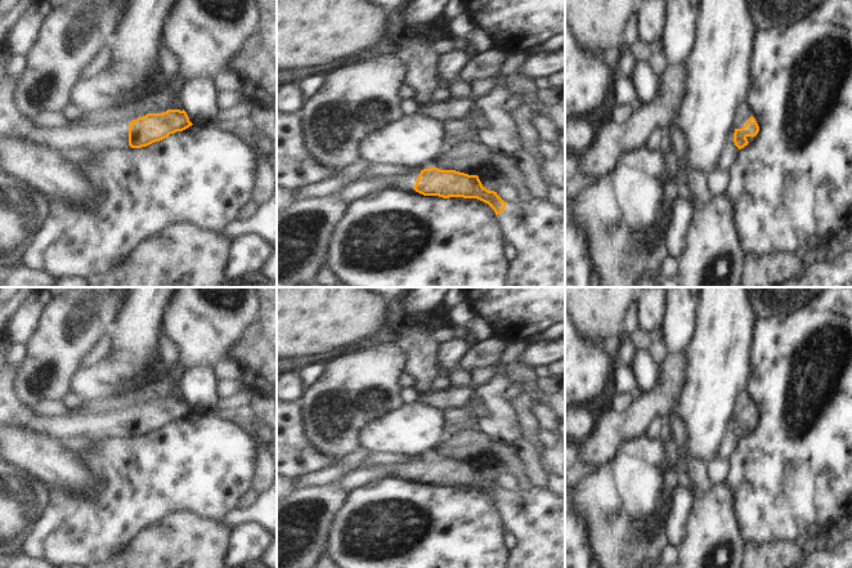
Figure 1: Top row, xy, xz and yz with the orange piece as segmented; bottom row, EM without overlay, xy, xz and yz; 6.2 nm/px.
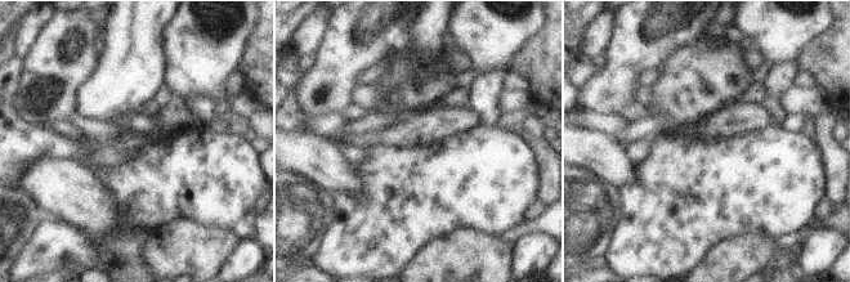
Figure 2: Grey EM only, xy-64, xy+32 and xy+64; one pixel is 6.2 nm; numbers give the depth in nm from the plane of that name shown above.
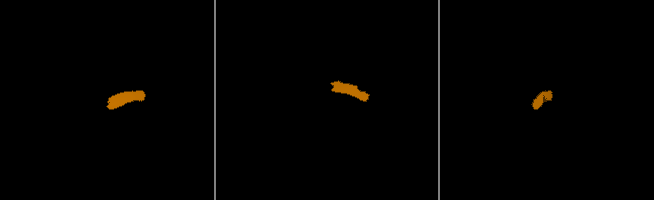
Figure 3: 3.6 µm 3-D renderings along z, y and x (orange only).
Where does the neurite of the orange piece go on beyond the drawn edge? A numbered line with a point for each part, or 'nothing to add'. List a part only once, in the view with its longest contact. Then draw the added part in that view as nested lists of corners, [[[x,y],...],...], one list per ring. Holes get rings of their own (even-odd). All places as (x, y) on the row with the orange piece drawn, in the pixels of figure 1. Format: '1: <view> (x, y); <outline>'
1: xy (13, 124); [[[14,54],[0,80],[0,138],[19,138],[57,152],[76,149],[99,153],[107,149],[124,149],[129,146],[129,124],[109,126],[72,126],[67,129],[46,129],[36,126],[18,107],[17,91],[28,57]]]
2: xz (534, 227); [[[524,196],[516,204],[507,202],[497,219],[506,243],[517,251],[516,259],[510,261],[507,287],[565,287],[565,207],[559,207],[548,200]]]

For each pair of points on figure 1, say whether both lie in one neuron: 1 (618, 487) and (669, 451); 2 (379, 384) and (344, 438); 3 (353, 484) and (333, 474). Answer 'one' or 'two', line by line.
1: one
2: one
3: two

